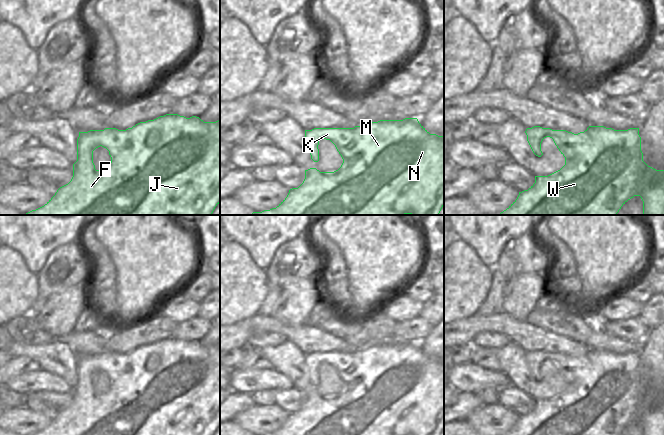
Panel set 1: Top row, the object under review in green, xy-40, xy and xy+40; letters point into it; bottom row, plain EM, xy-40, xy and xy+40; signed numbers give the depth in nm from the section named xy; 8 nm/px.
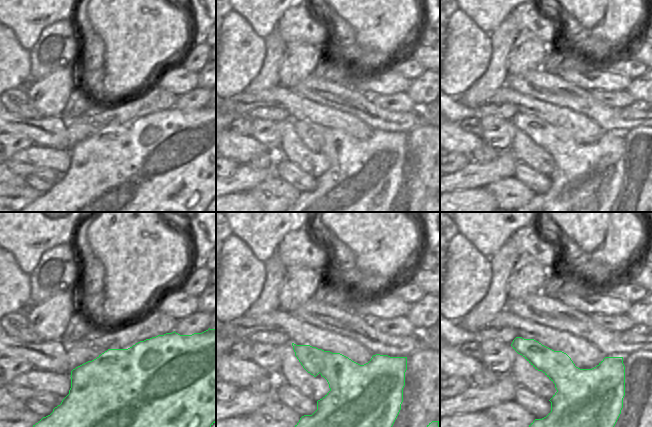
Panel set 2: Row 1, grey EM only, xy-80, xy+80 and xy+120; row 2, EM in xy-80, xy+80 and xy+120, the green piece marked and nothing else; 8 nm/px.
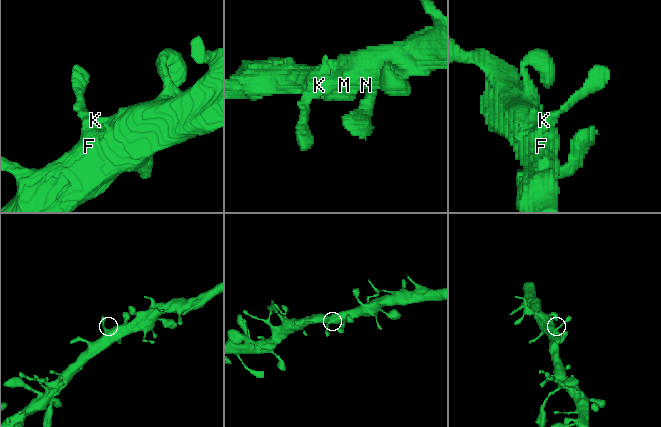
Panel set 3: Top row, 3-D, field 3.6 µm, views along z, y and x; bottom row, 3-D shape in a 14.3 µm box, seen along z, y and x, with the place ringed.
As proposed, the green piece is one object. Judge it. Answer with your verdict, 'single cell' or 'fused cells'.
single cell

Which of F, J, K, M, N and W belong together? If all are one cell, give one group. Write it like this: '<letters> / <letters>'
F J K M N W

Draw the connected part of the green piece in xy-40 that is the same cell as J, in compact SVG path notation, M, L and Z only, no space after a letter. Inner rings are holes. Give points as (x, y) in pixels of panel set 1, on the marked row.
M166 114L154 120L140 122L126 130L105 128L104 130L90 130L79 132L77 139L77 161L73 164L71 181L60 187L55 195L42 207L21 215L212 215L215 207L220 203L220 120L204 122L199 117L186 118L178 114ZM98 147L109 151L111 163L104 170L96 170L93 163L93 151Z

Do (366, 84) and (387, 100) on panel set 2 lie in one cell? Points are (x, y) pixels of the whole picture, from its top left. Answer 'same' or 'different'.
different

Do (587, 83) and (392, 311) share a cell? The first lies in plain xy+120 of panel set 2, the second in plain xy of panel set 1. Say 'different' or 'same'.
same

